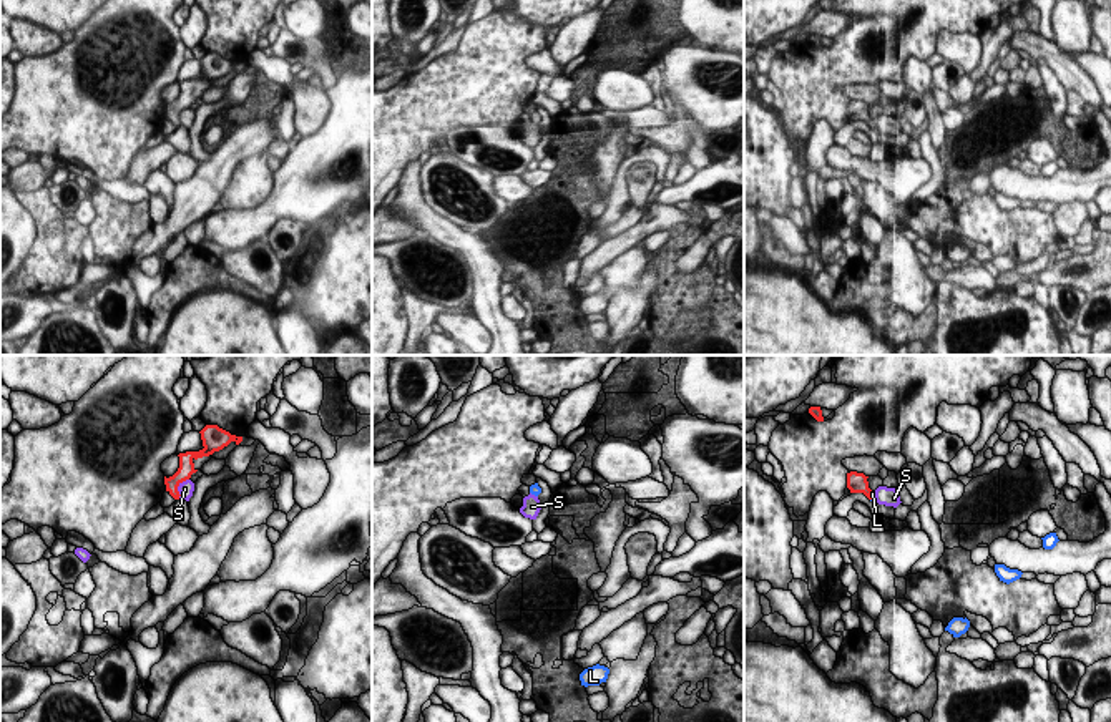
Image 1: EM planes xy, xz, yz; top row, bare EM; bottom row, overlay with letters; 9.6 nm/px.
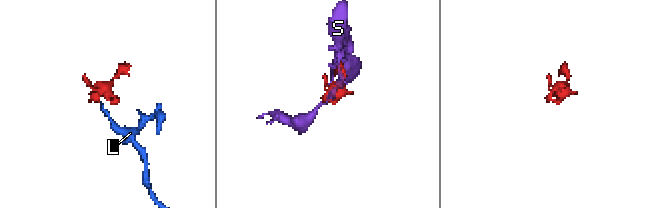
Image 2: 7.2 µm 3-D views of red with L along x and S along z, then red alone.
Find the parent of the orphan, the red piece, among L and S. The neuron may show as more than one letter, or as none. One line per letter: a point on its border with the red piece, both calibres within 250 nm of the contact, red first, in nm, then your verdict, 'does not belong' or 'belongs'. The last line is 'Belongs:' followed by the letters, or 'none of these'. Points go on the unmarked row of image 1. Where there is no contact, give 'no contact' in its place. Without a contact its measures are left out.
L: yz (871, 125) | 190/30 nm | belongs
S: xy (178, 113) | 160/140 nm | does not belong
Belongs: L

